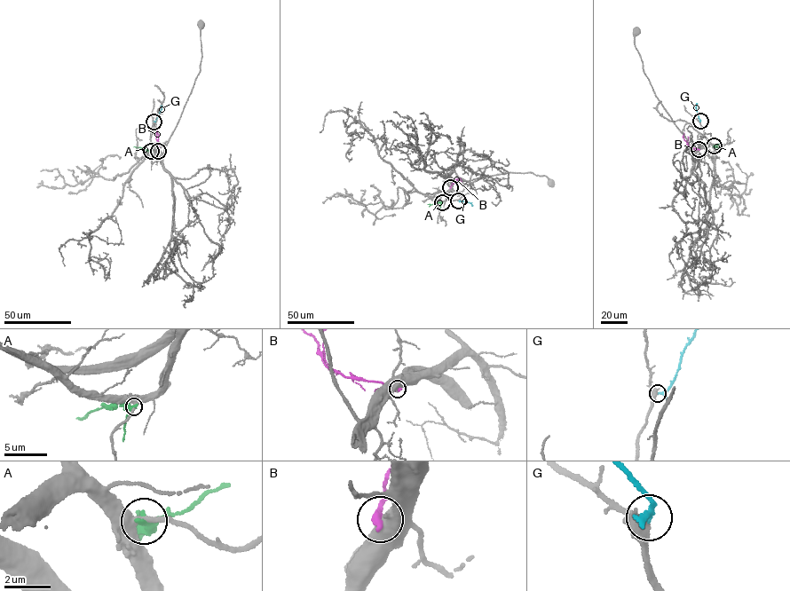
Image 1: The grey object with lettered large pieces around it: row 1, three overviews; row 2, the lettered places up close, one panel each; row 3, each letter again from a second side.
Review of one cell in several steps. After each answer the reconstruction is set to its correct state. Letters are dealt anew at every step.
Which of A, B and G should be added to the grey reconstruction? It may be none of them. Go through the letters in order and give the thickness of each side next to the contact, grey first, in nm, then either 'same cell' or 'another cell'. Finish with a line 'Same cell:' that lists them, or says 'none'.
A: 360/240 nm | another cell
B: 750/360 nm | another cell
G: 460/160 nm | same cell
Same cell: G

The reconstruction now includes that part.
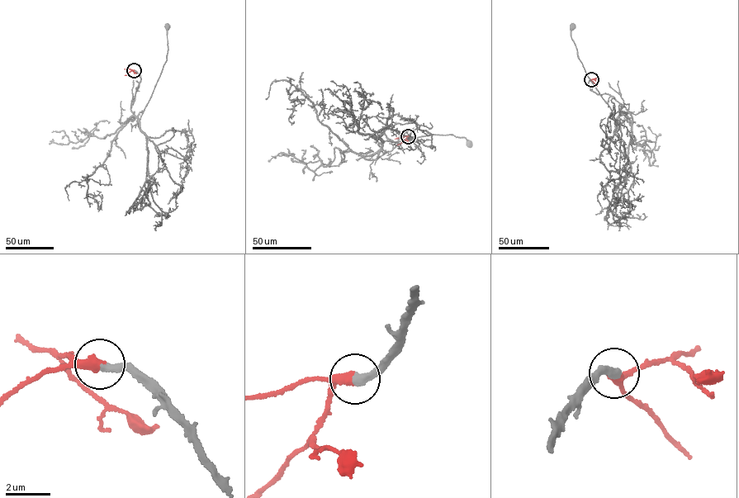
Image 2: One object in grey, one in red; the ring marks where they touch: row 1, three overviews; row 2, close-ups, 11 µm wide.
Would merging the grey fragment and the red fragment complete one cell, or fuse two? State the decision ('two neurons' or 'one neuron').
one neuron

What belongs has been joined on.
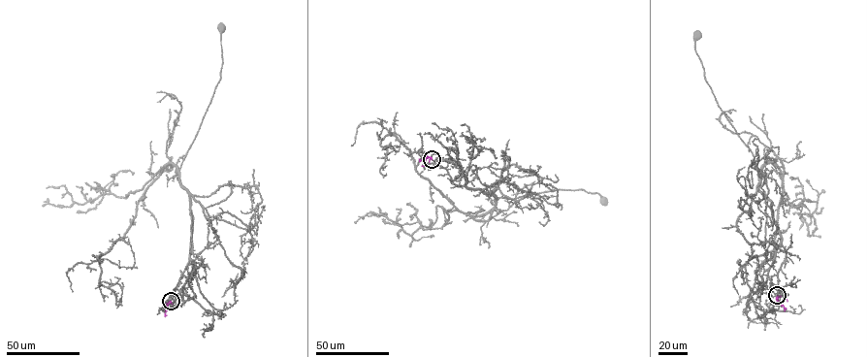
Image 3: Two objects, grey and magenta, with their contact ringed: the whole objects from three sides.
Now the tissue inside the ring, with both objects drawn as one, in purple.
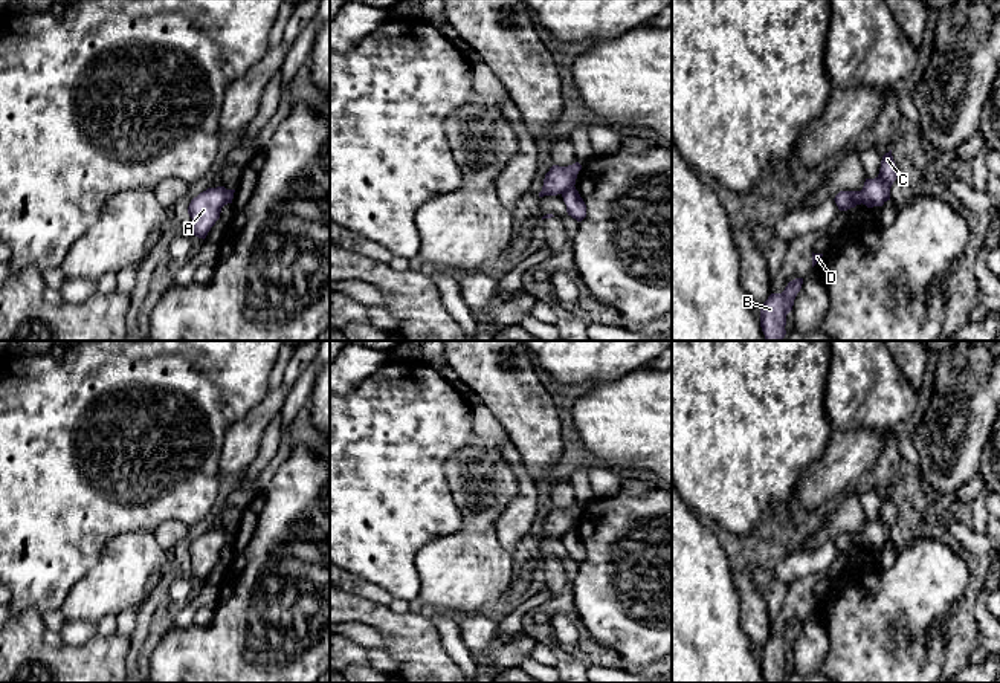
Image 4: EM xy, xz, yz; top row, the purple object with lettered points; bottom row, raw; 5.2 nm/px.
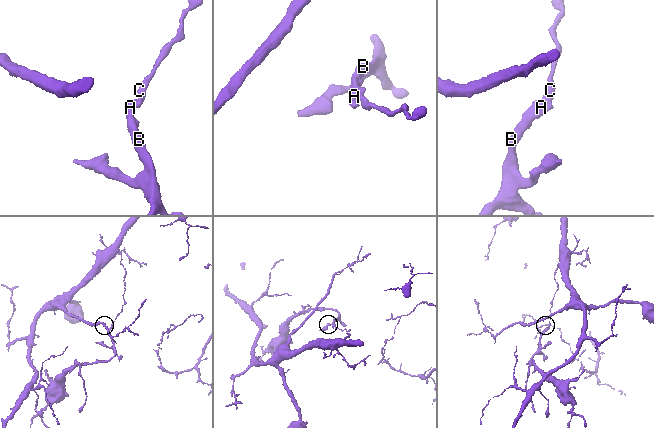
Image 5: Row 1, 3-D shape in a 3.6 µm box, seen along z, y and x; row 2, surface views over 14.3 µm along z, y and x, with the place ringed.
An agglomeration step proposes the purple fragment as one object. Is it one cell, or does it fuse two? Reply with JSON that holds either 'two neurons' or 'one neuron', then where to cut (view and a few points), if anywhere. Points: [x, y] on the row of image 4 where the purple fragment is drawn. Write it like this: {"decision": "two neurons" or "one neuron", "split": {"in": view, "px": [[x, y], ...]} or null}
{"decision": "two neurons", "split": {"in": "xz", "px": [[573, 185], [562, 194]]}}

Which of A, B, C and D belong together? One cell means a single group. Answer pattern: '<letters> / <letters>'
A B D / C

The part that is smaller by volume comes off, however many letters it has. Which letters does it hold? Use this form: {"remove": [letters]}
{"remove": ["A", "B", "D"]}

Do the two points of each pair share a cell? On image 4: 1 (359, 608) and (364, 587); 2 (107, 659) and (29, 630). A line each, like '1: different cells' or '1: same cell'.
1: different cells
2: same cell

